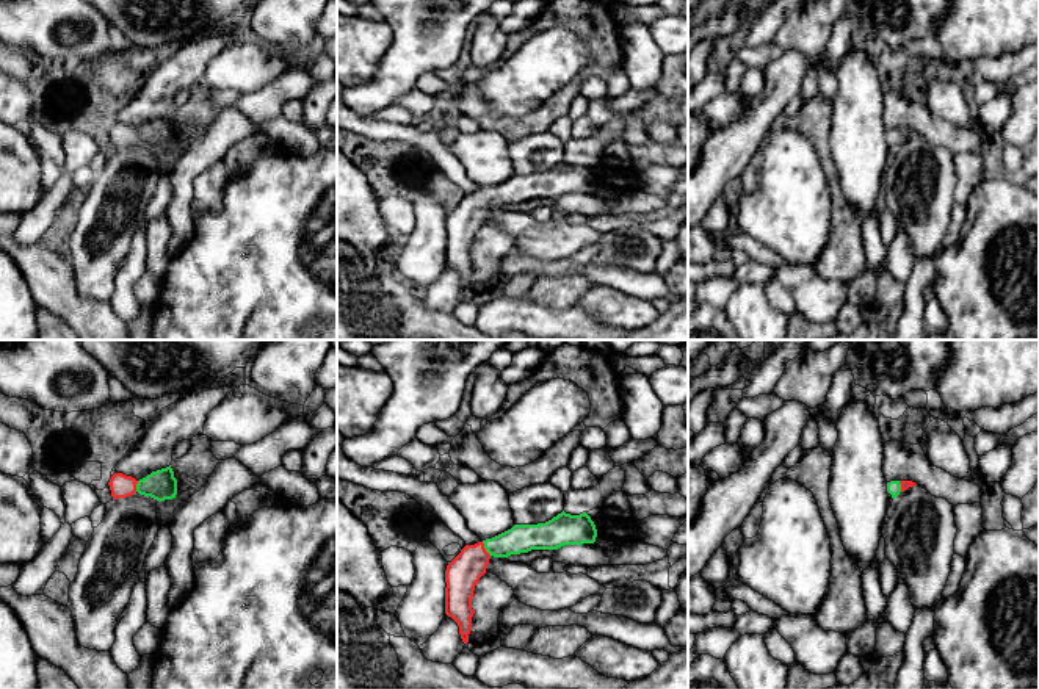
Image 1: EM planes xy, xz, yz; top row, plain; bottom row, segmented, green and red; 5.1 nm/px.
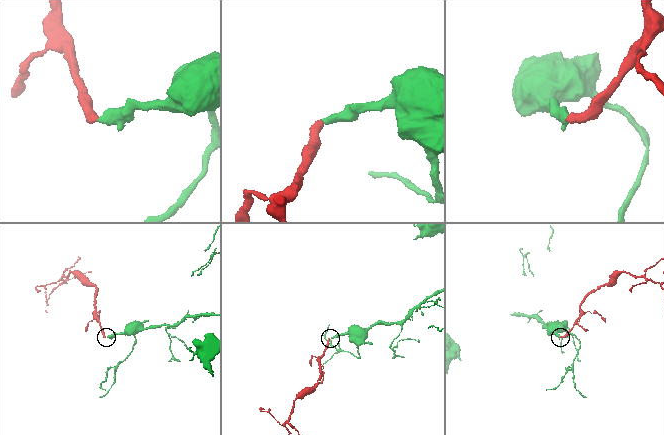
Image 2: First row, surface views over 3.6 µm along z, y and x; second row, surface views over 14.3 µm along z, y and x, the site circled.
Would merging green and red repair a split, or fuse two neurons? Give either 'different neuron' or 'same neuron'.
same neuron

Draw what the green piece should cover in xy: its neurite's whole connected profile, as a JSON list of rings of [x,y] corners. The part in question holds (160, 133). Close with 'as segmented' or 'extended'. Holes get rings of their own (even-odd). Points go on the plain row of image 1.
[[[171,114],[152,121],[139,130],[122,122],[114,122],[108,135],[113,149],[132,146],[136,141],[157,150],[172,149],[177,144],[177,128],[174,127]]] | extended

